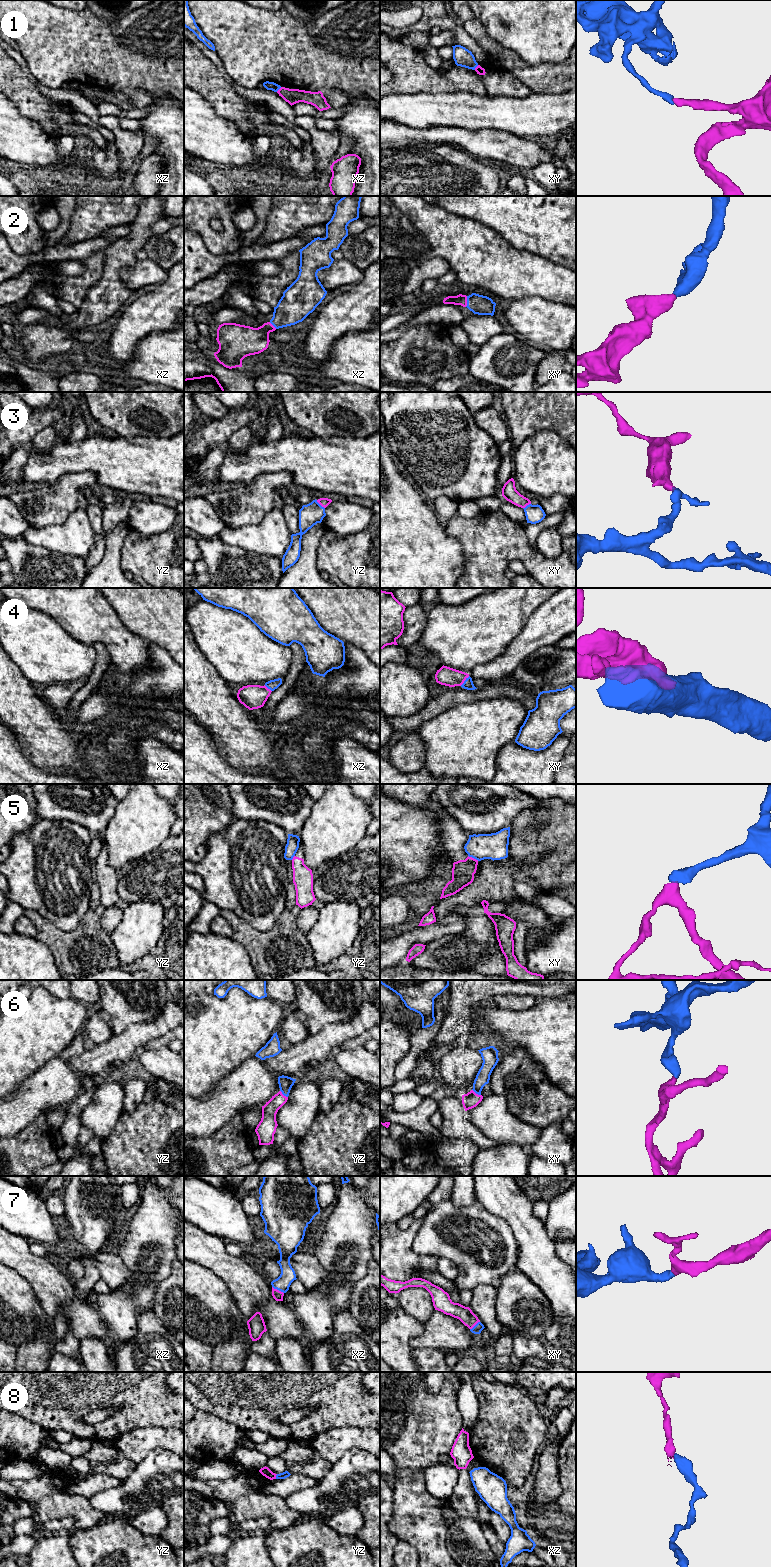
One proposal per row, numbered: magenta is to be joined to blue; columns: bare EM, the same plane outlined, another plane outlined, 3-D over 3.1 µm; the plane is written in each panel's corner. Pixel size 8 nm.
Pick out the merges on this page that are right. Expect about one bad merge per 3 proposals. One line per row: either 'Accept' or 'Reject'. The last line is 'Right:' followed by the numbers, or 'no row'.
1: Reject
2: Accept
3: Accept
4: Accept
5: Reject
6: Accept
7: Accept
8: Reject
Right: 2, 3, 4, 6, 7

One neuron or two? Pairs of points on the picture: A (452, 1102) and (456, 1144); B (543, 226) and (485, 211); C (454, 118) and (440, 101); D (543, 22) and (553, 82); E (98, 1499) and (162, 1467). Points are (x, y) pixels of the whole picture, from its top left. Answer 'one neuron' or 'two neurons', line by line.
A: two neurons
B: one neuron
C: one neuron
D: two neurons
E: one neuron

